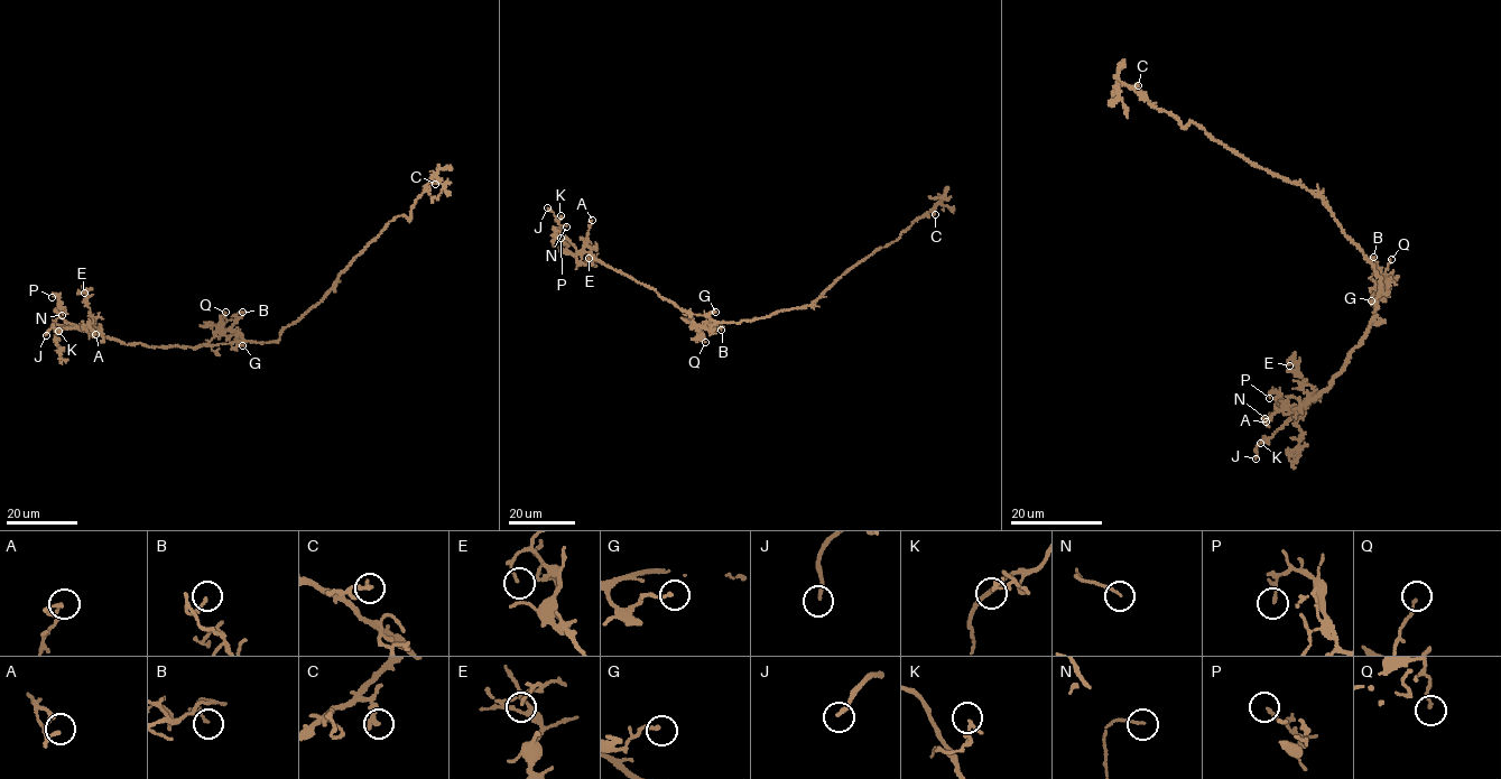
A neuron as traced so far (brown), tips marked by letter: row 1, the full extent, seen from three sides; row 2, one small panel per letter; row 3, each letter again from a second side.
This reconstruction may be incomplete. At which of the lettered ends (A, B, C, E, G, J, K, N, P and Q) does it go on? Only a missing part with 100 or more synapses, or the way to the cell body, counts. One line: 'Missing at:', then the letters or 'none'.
Missing at: J

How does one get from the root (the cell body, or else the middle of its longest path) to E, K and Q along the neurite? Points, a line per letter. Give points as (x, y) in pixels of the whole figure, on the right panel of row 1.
E: (1369, 260), (1381, 281), (1376, 317), (1330, 388), (1308, 399), (1316, 390), (1289, 365)
K: (1369, 260), (1382, 289), (1365, 335), (1330, 388), (1296, 410), (1269, 443), (1260, 443)
Q: (1369, 260), (1380, 278), (1382, 289), (1391, 259)

